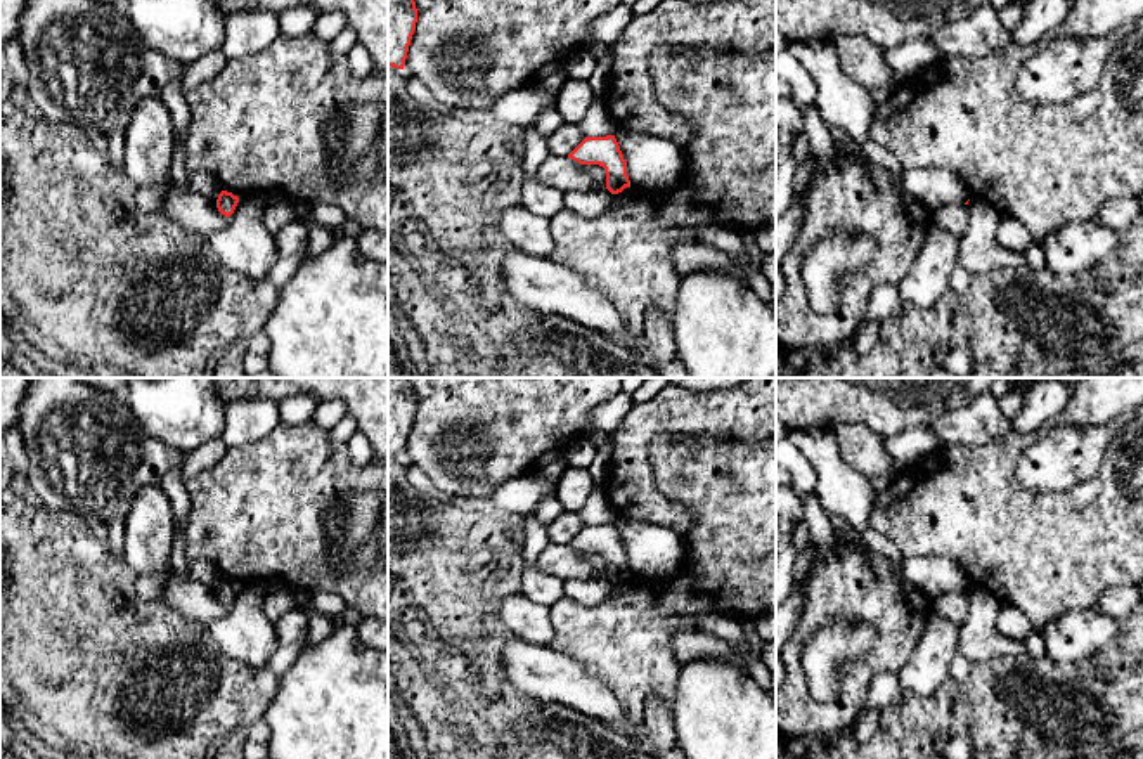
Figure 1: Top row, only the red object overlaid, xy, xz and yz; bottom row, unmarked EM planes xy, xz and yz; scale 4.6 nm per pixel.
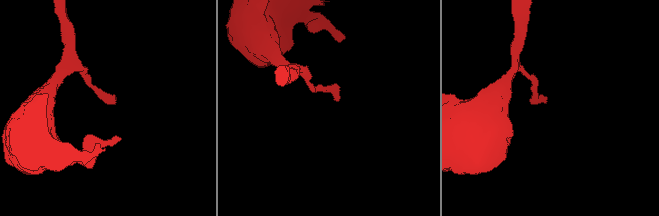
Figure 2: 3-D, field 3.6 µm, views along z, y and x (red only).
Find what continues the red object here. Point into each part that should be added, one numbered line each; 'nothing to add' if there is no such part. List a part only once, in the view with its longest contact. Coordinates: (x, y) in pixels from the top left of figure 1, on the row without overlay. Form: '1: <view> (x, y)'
nothing to add

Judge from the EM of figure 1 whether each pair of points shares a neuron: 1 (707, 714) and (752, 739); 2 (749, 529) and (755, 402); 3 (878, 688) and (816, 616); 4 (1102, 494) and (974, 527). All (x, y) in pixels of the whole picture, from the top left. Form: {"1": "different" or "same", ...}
{"1": "same", "2": "different", "3": "different", "4": "same"}

